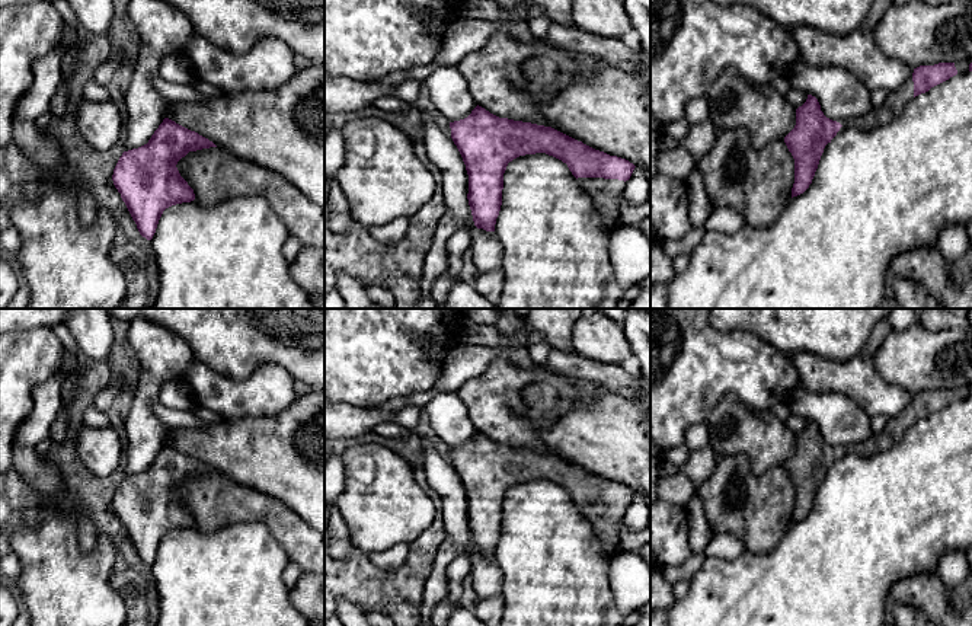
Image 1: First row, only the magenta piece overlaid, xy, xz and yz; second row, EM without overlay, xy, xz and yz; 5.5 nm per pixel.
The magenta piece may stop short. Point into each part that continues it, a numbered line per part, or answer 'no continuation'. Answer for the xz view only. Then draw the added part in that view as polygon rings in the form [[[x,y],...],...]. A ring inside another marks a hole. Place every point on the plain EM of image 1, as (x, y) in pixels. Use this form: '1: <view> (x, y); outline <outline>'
1: xz (606, 520); outline [[[578,504],[581,514],[591,523],[602,549],[614,555],[620,547],[620,526],[624,517],[624,507],[604,504]]]

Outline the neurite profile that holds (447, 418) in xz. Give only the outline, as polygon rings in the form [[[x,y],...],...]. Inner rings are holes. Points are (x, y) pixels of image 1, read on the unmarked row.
[[[439,339],[435,344],[435,396],[425,406],[425,427],[426,431],[445,444],[450,448],[467,444],[477,432],[473,425],[466,405],[458,397],[457,392],[445,390],[438,386],[438,379],[442,373],[442,364],[448,352],[455,348],[457,344],[451,339]]]

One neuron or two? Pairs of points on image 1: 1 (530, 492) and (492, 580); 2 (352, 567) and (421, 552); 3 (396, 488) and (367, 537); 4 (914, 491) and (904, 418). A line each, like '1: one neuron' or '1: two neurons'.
1: two neurons
2: one neuron
3: one neuron
4: two neurons

